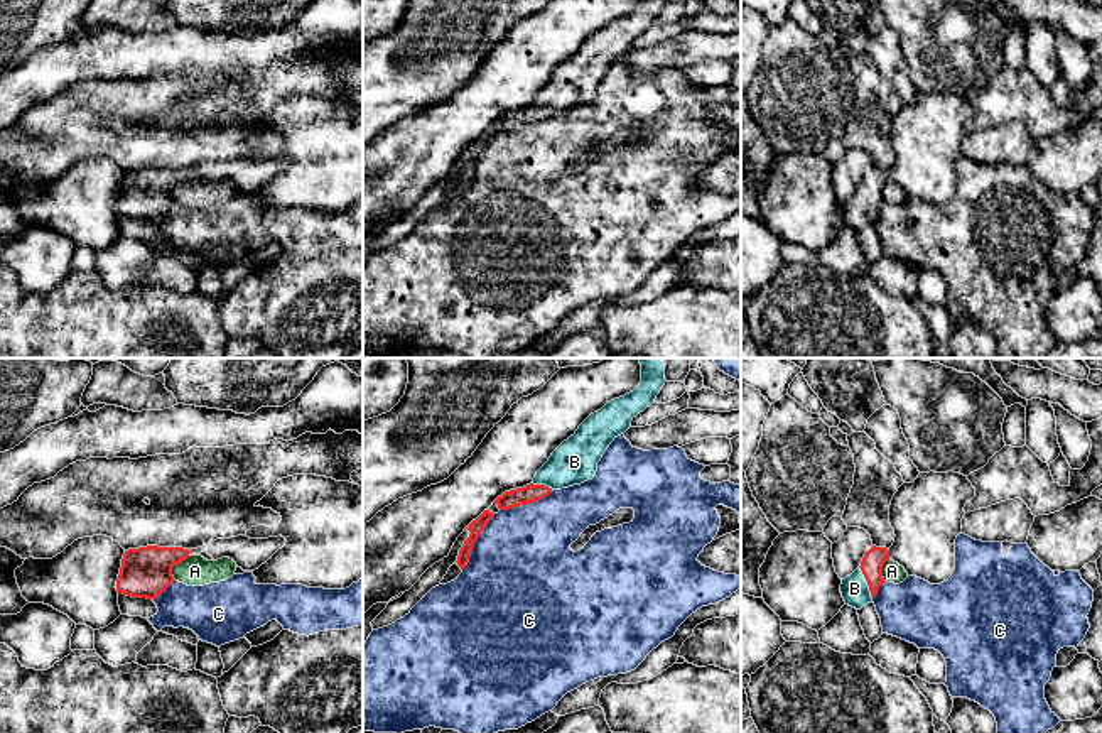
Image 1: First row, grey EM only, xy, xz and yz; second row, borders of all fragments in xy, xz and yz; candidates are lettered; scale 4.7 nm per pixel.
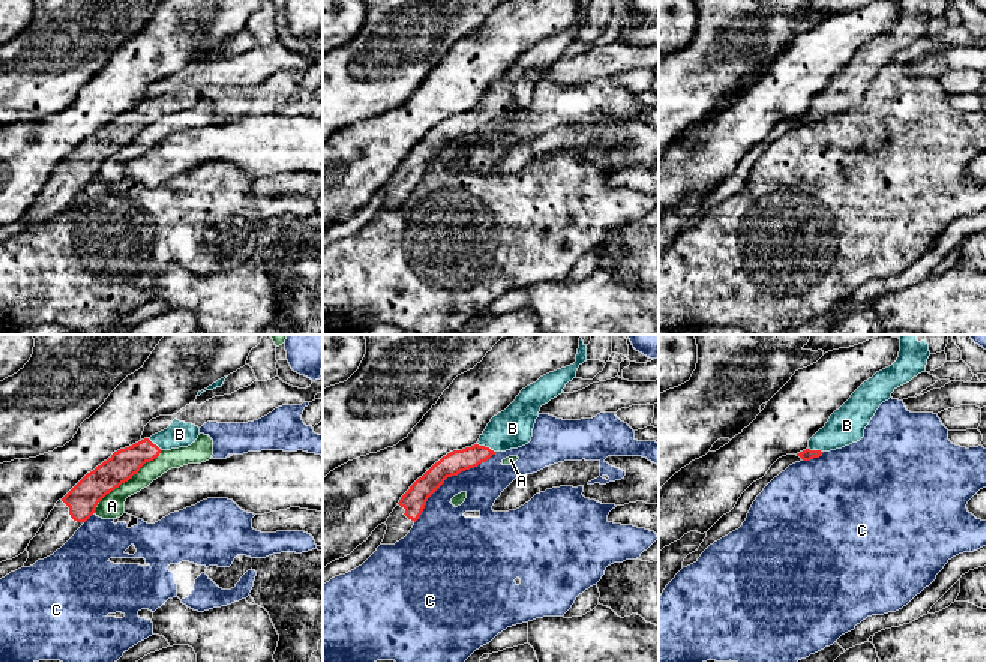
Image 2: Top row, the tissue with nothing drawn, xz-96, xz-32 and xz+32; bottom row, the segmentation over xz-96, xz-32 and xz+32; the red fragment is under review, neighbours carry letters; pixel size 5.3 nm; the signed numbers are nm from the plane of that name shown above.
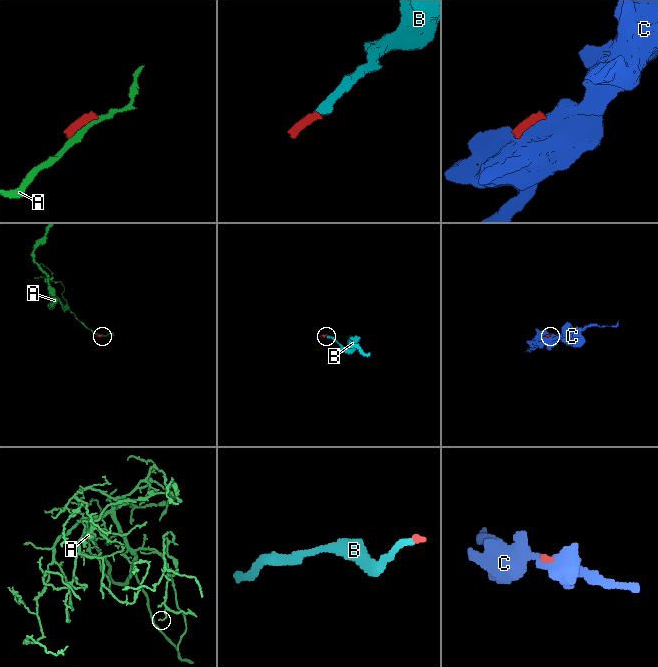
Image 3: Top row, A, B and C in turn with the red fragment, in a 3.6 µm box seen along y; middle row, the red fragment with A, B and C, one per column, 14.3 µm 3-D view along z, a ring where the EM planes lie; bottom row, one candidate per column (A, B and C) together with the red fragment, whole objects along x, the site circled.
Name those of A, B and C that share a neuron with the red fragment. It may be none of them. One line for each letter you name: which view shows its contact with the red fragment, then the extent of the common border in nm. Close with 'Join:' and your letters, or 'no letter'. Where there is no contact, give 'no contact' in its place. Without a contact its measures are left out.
B: contact in yz; length 170 nm
Join: B

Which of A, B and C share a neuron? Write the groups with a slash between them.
A / B / C

